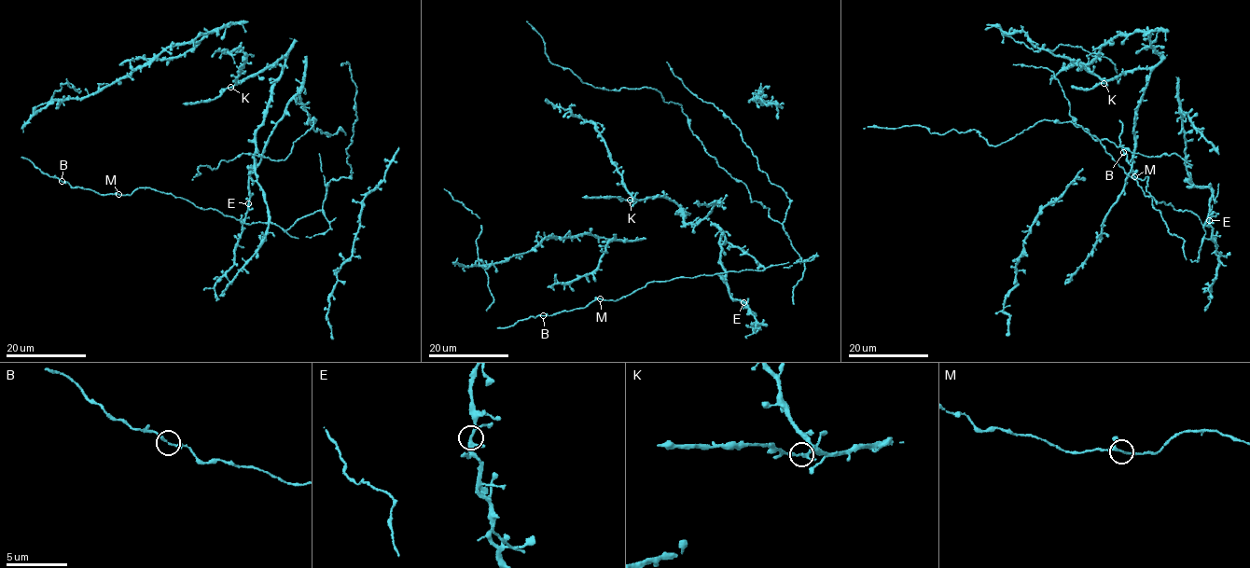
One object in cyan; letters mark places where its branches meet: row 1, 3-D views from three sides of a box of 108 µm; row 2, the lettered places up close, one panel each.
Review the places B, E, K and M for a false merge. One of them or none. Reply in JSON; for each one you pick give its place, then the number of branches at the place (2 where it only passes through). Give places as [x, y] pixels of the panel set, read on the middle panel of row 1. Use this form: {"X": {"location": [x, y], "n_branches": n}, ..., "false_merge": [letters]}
{"false_merge": []}

